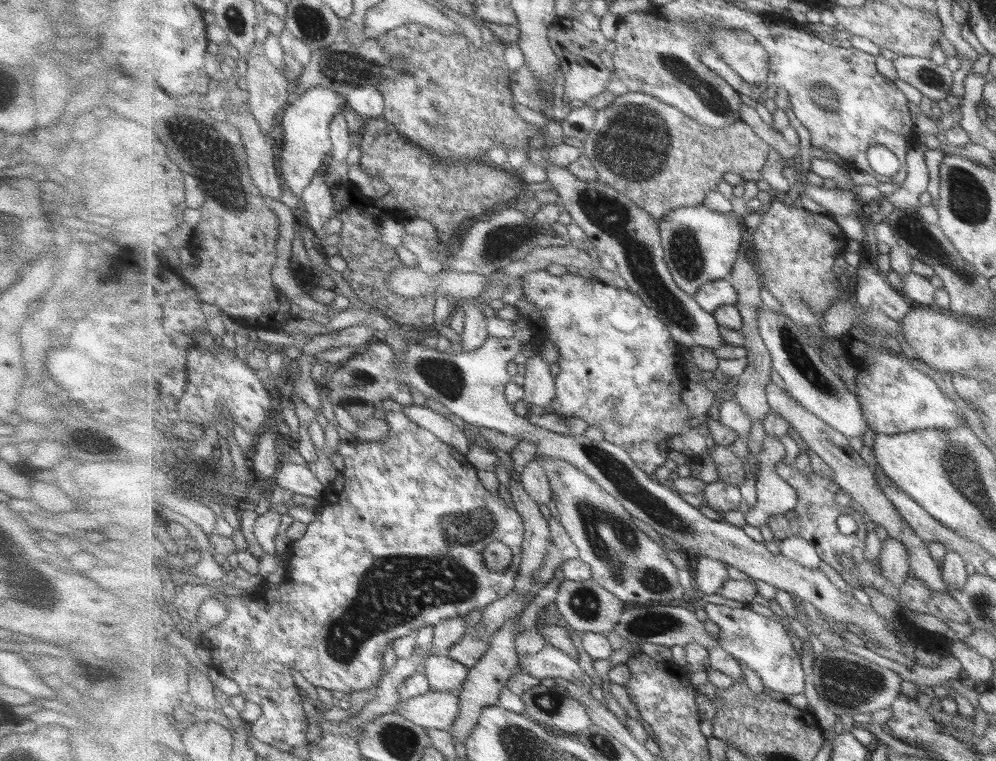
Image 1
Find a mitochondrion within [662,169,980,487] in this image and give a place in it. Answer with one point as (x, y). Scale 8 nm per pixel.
(913, 230)

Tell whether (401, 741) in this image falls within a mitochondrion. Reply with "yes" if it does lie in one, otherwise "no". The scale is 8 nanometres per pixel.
yes

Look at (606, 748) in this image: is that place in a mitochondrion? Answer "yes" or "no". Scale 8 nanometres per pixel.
yes

